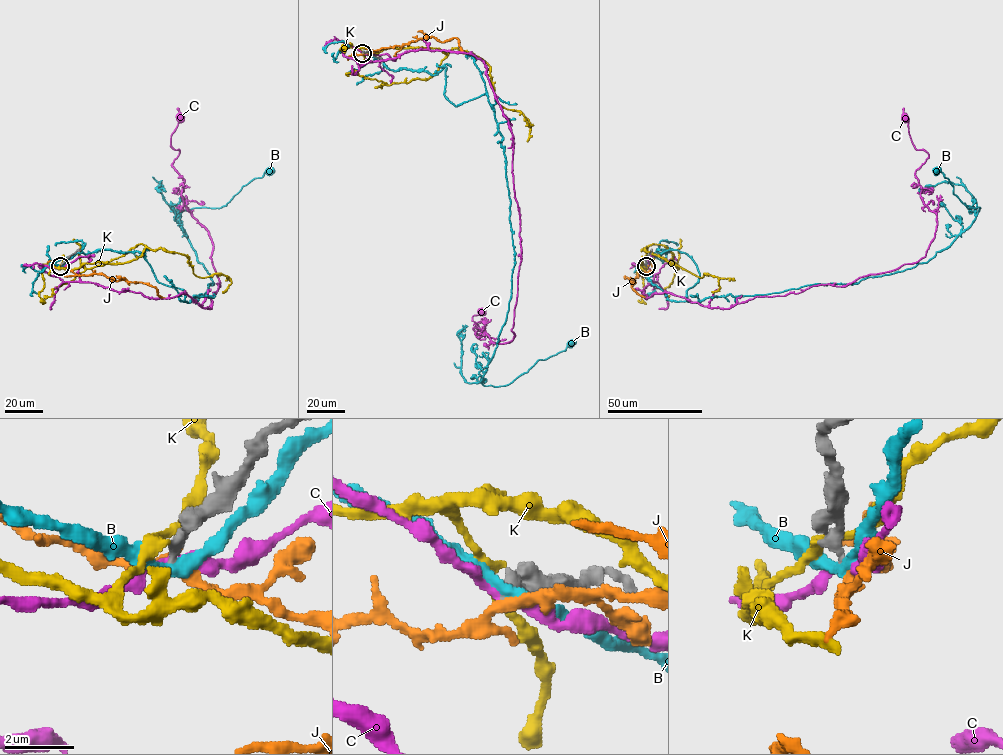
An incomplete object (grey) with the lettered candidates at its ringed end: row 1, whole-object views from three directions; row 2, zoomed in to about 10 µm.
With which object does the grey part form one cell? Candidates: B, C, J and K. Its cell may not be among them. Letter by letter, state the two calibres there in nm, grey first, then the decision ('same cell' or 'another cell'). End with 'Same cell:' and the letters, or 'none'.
B: calibres 340 and 320 nm; another cell
C: calibres 320 and 240 nm; another cell
J: calibres 320 and 320 nm; another cell
K: calibres 440 and 280 nm; another cell
Same cell: none

